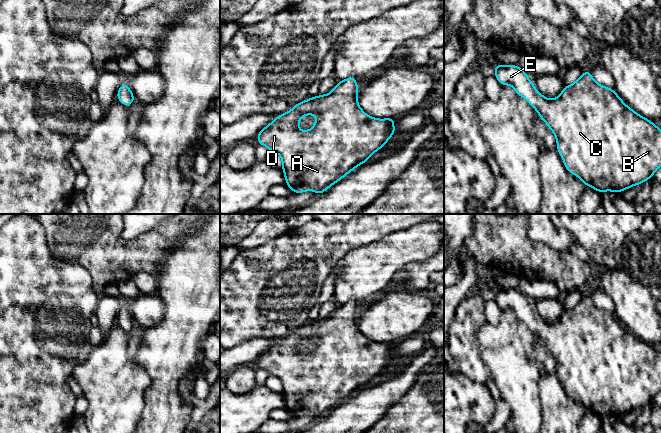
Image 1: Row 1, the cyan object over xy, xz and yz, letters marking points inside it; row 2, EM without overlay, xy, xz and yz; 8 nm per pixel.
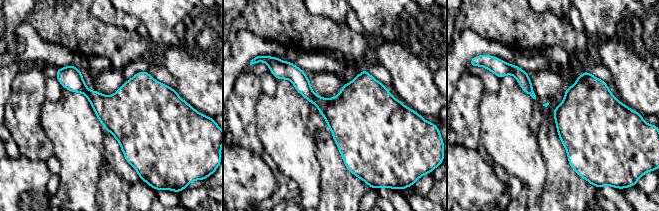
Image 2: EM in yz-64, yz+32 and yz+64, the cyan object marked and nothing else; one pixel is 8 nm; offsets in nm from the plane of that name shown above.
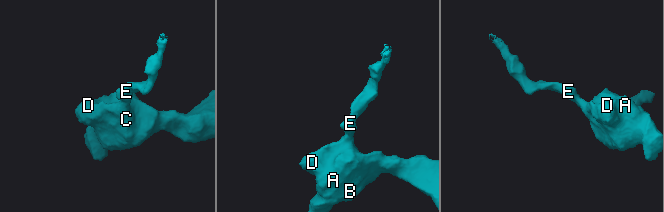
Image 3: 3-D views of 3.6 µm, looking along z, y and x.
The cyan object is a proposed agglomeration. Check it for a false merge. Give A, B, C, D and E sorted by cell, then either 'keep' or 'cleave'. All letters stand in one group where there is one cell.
A B C D E; keep

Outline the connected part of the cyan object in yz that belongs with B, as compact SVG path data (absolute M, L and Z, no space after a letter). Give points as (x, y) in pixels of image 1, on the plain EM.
M493 289L495 301L501 309L511 309L516 317L525 322L548 349L557 364L557 374L568 396L576 399L586 409L598 416L622 416L651 403L661 391L661 352L628 331L614 313L598 308L589 293L572 308L565 310L561 318L547 323L529 304L527 296L517 289Z

